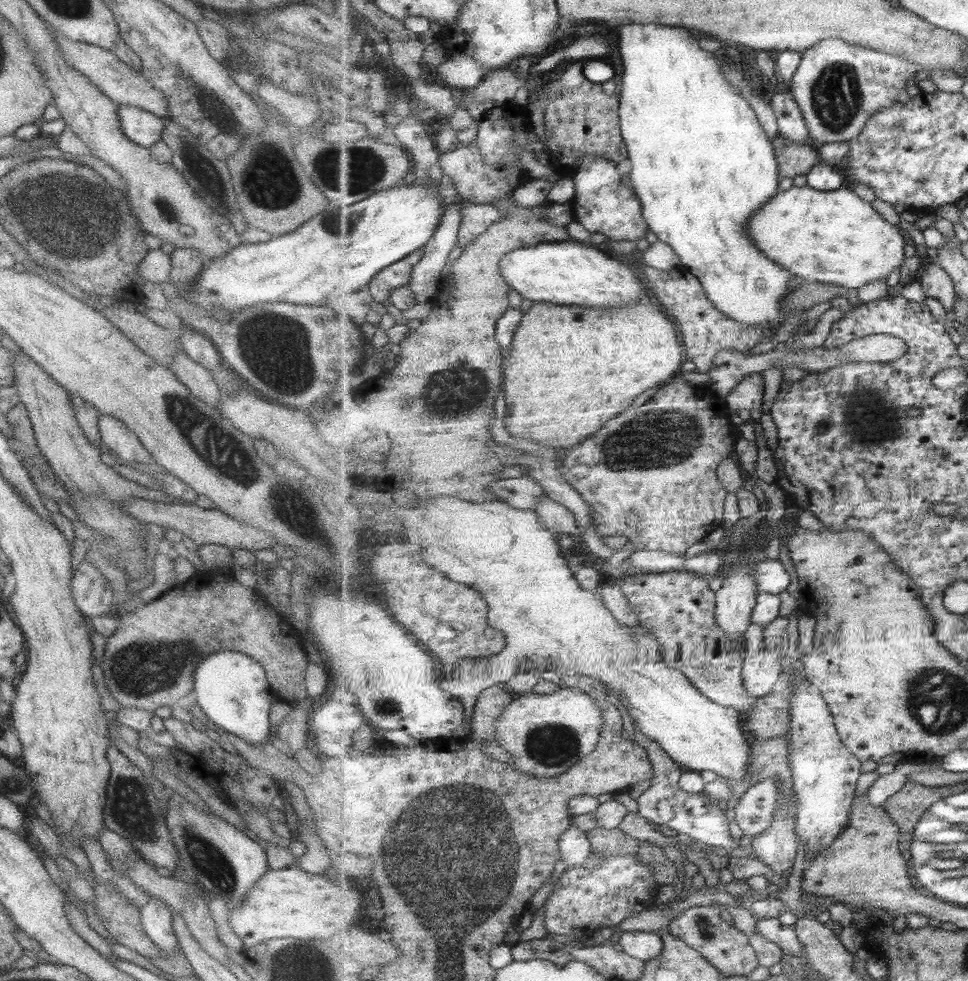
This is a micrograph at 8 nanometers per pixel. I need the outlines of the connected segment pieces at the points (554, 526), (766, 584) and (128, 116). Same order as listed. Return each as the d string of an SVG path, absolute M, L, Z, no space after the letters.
M550 496L538 504L538 508L534 508L534 511L539 512L544 524L552 529L552 532L569 535L578 534L581 537L584 534L584 530L578 524L576 514L570 508L555 502Z
M763 558L756 564L754 577L758 581L760 592L781 595L792 584L792 574L781 561Z
M118 104L116 115L120 117L120 127L128 139L147 149L160 140L165 128L164 120L159 116L132 104Z

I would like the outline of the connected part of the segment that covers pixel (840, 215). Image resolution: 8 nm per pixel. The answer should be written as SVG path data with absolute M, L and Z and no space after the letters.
M809 184L804 186L792 186L790 190L782 191L778 196L774 196L770 200L769 204L762 208L752 219L749 225L749 234L753 238L753 242L758 246L768 257L776 260L776 263L780 263L783 268L788 268L794 275L803 277L808 282L824 282L826 284L837 285L838 287L844 287L844 290L848 289L860 289L868 284L874 284L878 282L886 282L892 272L901 270L904 266L904 262L911 262L912 256L906 251L906 238L902 234L900 227L890 224L884 216L875 208L875 204L872 201L863 200L858 196L850 185L836 191L821 191L812 188Z

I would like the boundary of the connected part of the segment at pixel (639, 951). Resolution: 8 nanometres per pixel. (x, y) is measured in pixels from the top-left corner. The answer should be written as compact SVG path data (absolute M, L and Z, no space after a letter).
M626 931L620 944L628 954L646 962L658 958L664 952L663 936L652 931Z

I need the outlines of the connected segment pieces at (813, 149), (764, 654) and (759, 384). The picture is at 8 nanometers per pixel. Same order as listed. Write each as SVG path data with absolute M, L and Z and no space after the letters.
M784 134L773 139L779 157L780 173L784 178L808 175L822 161L818 148L813 144L798 144Z
M763 649L754 657L747 657L744 666L744 682L748 691L757 698L769 696L784 674L784 651L768 652Z
M754 373L726 397L727 404L732 412L736 412L738 409L758 411L757 408L762 408L766 392L766 376L763 373Z

